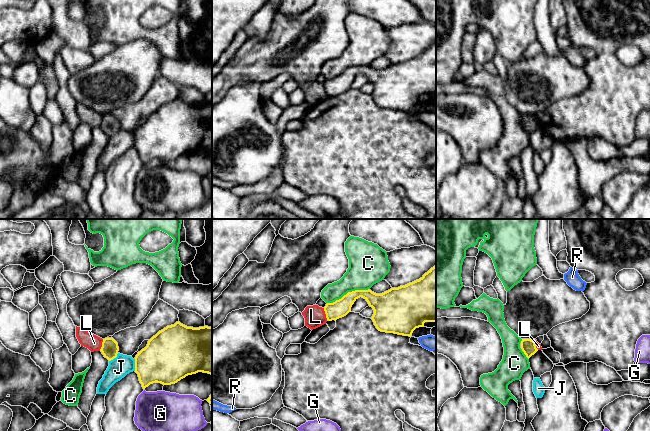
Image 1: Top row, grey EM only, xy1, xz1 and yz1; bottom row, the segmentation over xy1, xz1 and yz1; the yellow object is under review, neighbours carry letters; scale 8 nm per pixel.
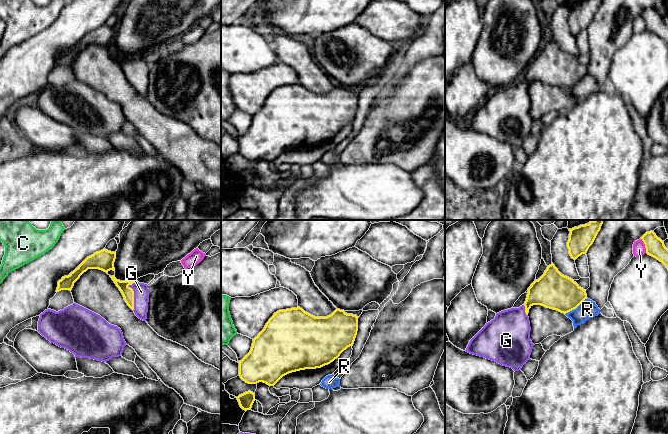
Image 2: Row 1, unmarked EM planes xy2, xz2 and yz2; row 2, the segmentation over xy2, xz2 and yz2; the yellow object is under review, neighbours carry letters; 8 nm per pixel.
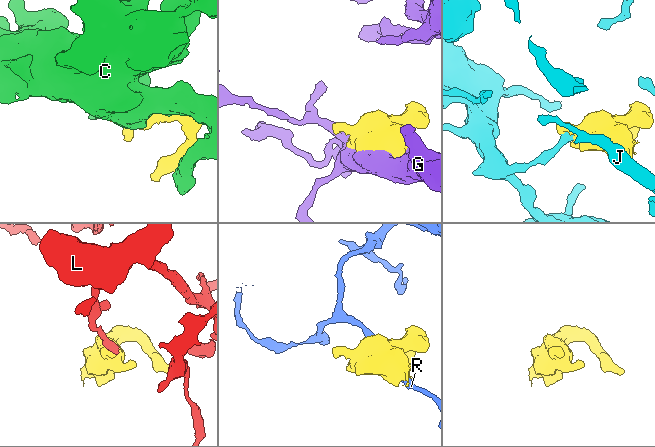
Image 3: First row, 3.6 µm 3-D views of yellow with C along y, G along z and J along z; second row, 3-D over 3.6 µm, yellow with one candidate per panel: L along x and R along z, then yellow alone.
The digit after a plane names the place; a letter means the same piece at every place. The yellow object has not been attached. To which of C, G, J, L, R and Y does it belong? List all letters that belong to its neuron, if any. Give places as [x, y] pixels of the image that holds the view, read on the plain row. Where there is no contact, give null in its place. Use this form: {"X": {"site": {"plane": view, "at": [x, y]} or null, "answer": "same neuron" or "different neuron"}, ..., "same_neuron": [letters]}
{"C": {"site": {"plane": "xz1", "at": [348, 68]}, "answer": "different neuron"}, "G": {"site": {"plane": "xy2", "at": [133, 70]}, "answer": "same neuron"}, "J": {"site": {"plane": "xy1", "at": [135, 141]}, "answer": "different neuron"}, "L": {"site": {"plane": "xy1", "at": [102, 121]}, "answer": "different neuron"}, "R": {"site": {"plane": "yz2", "at": [576, 83]}, "answer": "different neuron"}, "Y": {"site": {"plane": "yz2", "at": [645, 21]}, "answer": "different neuron"}, "same_neuron": ["G"]}

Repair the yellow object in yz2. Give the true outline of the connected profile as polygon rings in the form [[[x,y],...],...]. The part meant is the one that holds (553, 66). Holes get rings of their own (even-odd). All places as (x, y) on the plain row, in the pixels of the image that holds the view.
[[[552,39],[547,43],[544,50],[528,64],[525,79],[519,84],[511,84],[497,89],[495,94],[486,99],[470,116],[465,127],[510,143],[514,147],[519,147],[530,136],[534,122],[530,116],[529,85],[533,81],[541,81],[566,90],[576,85],[585,75],[587,75],[586,66],[571,54],[562,51]]]

